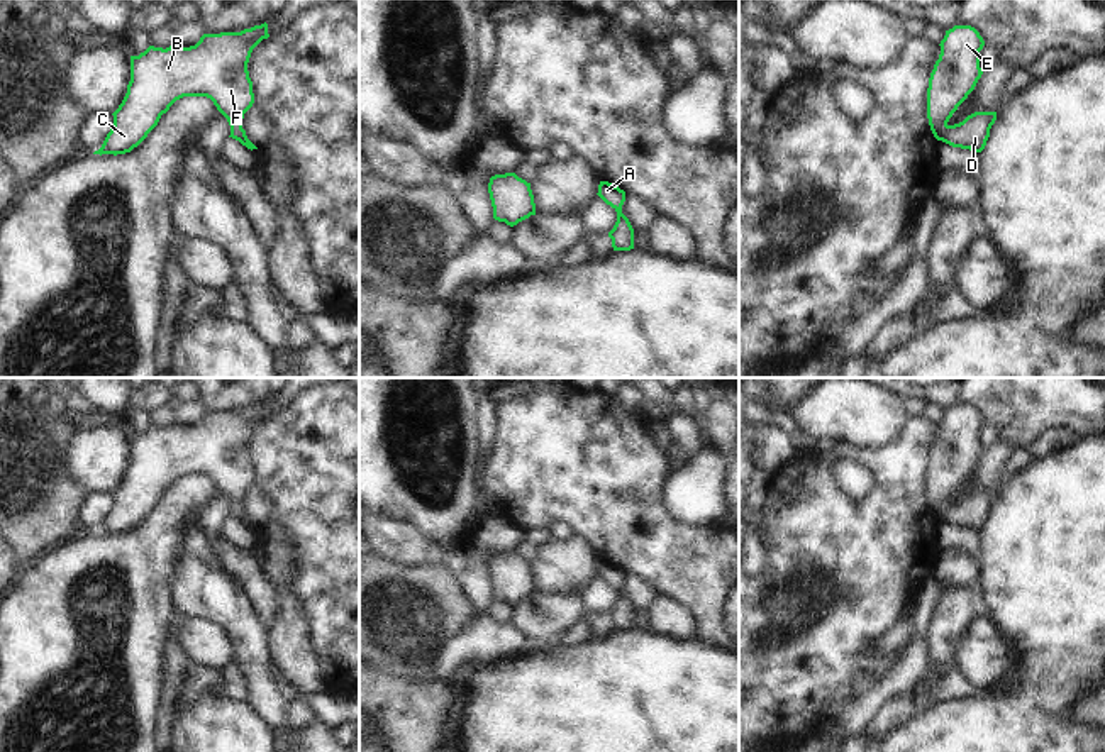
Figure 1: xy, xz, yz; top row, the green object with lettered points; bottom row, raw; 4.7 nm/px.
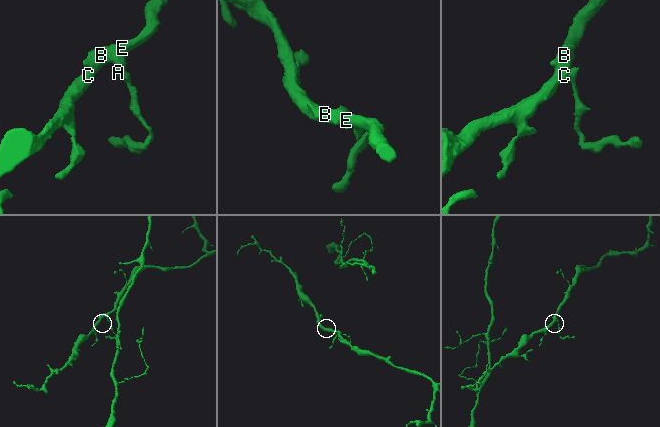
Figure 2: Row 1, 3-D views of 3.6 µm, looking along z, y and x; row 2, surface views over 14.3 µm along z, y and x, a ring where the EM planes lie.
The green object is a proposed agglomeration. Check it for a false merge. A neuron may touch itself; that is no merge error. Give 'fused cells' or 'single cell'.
single cell

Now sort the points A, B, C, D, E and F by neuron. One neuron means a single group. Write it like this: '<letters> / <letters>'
A B C D E F

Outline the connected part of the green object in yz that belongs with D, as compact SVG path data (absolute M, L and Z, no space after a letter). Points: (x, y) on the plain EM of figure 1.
M954 405L946 410L939 425L941 434L934 444L927 467L930 510L937 520L952 527L981 532L997 500L997 491L975 491L954 505L947 501L983 454L980 430L985 420L975 406Z

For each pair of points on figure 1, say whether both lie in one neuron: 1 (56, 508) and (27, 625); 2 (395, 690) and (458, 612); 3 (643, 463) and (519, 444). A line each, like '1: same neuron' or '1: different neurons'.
1: different neurons
2: different neurons
3: same neuron

